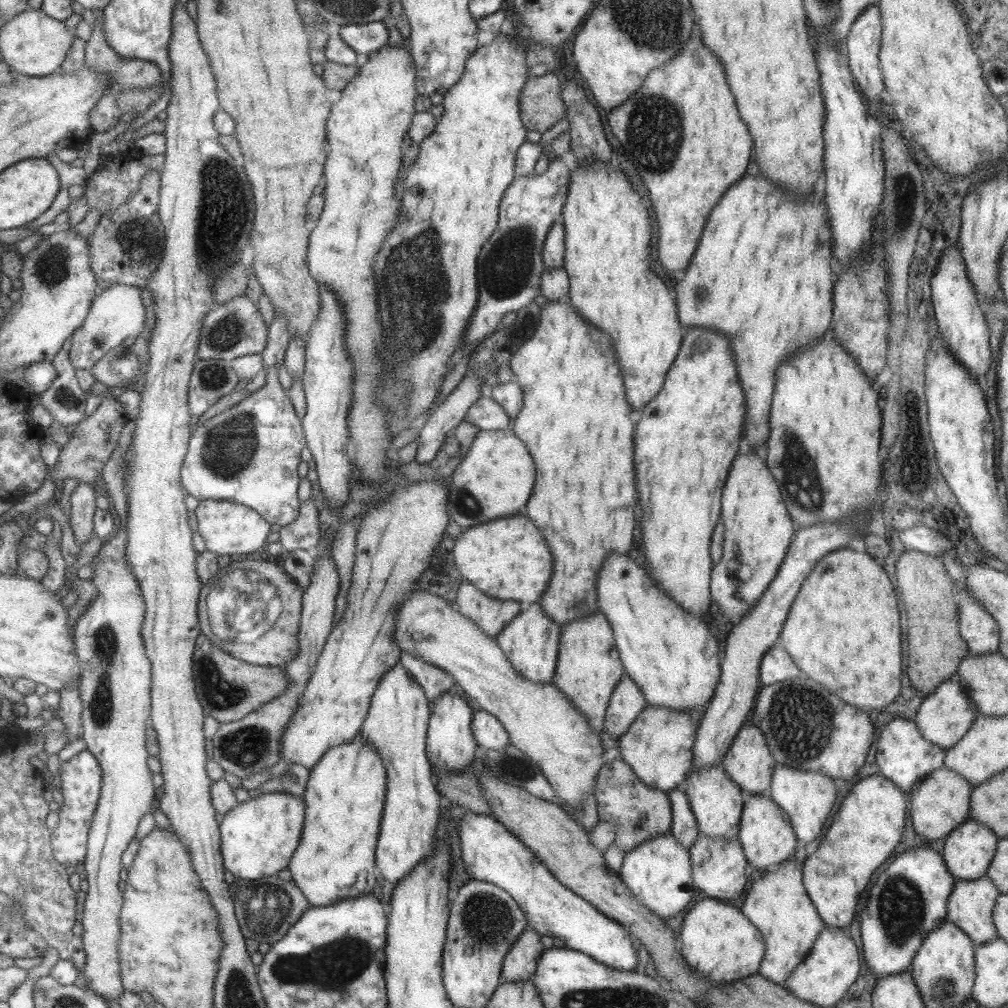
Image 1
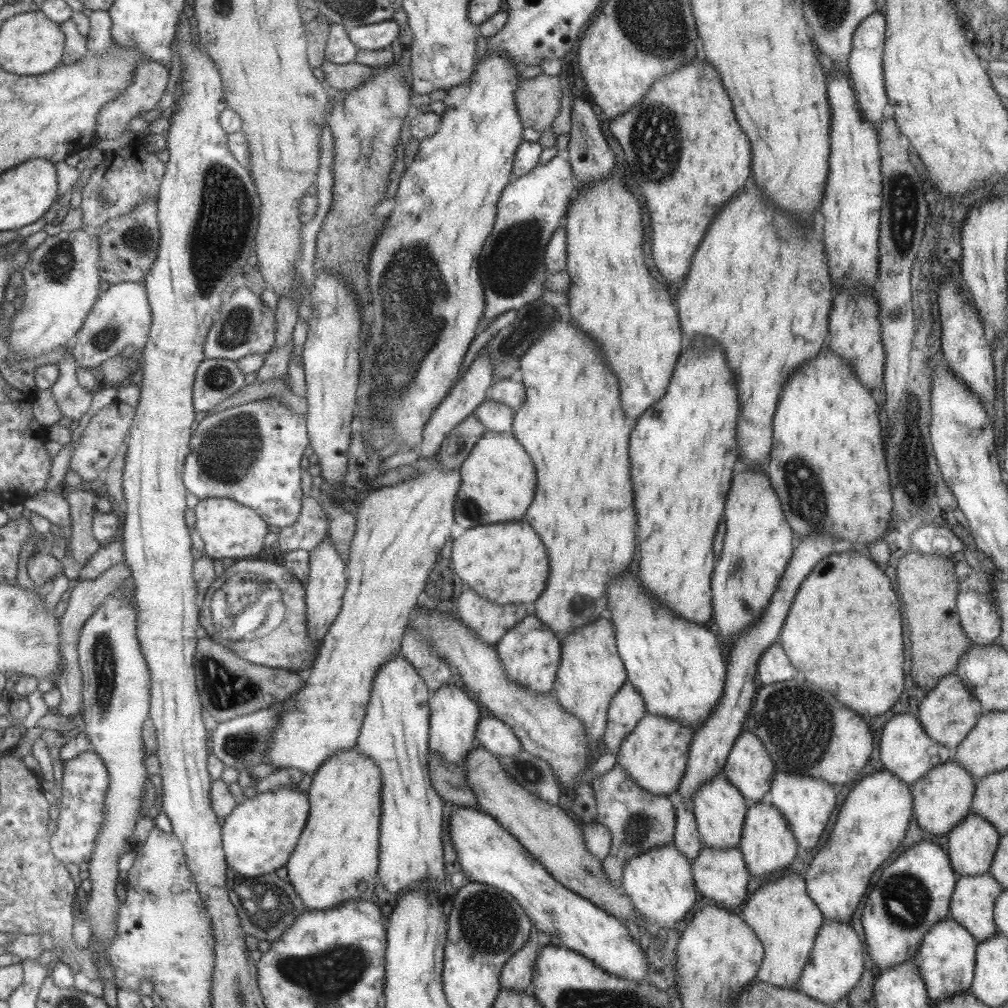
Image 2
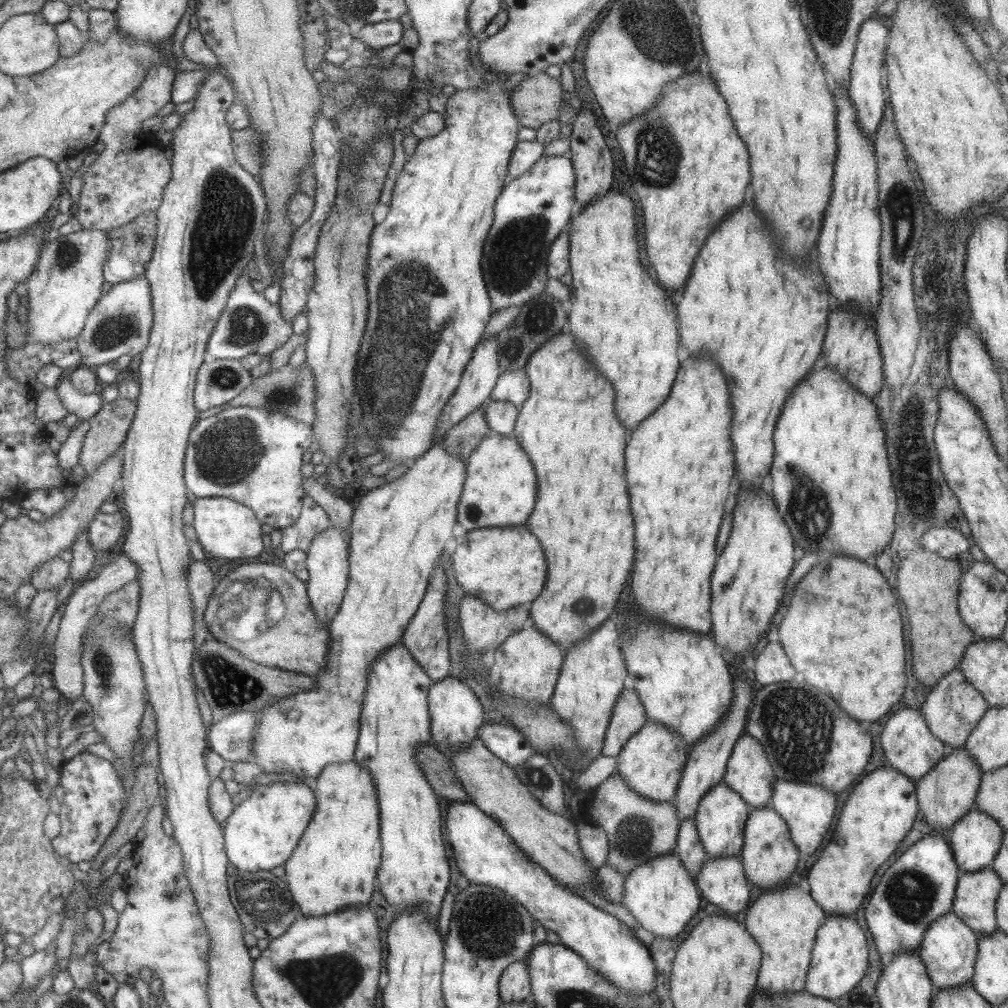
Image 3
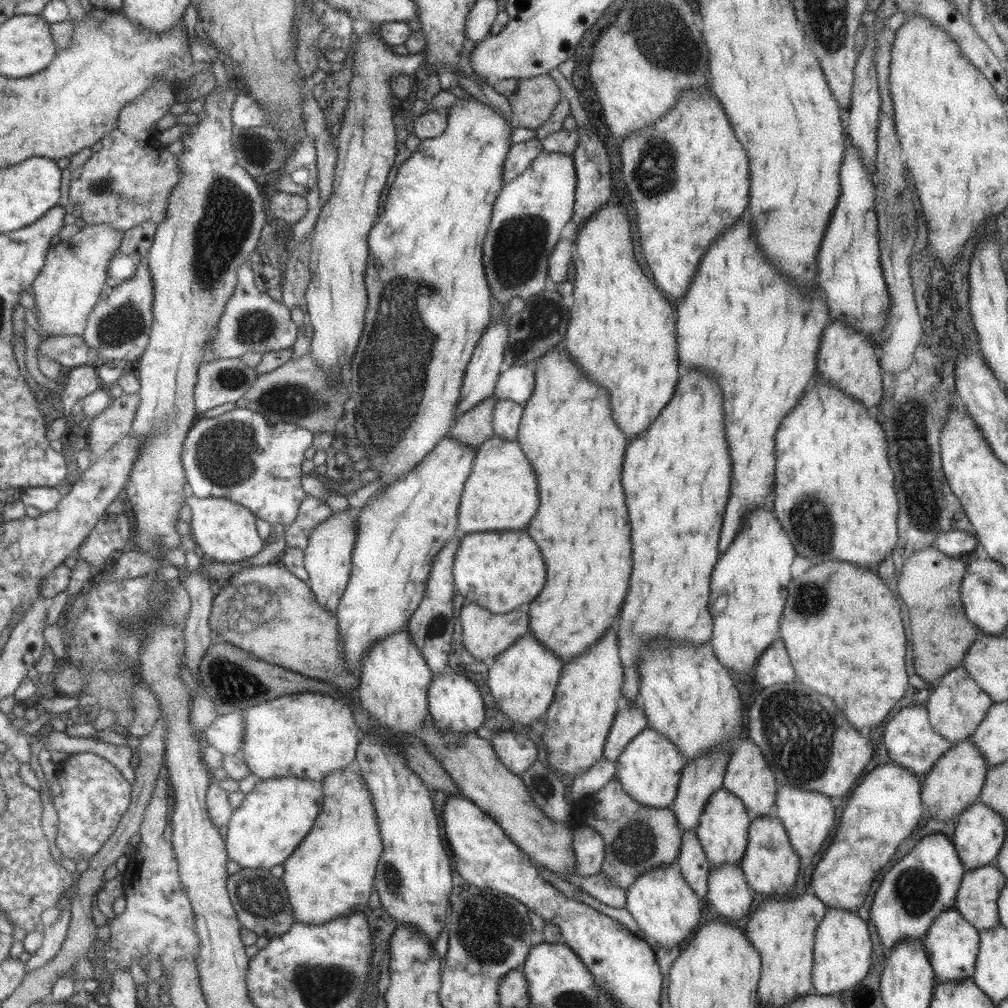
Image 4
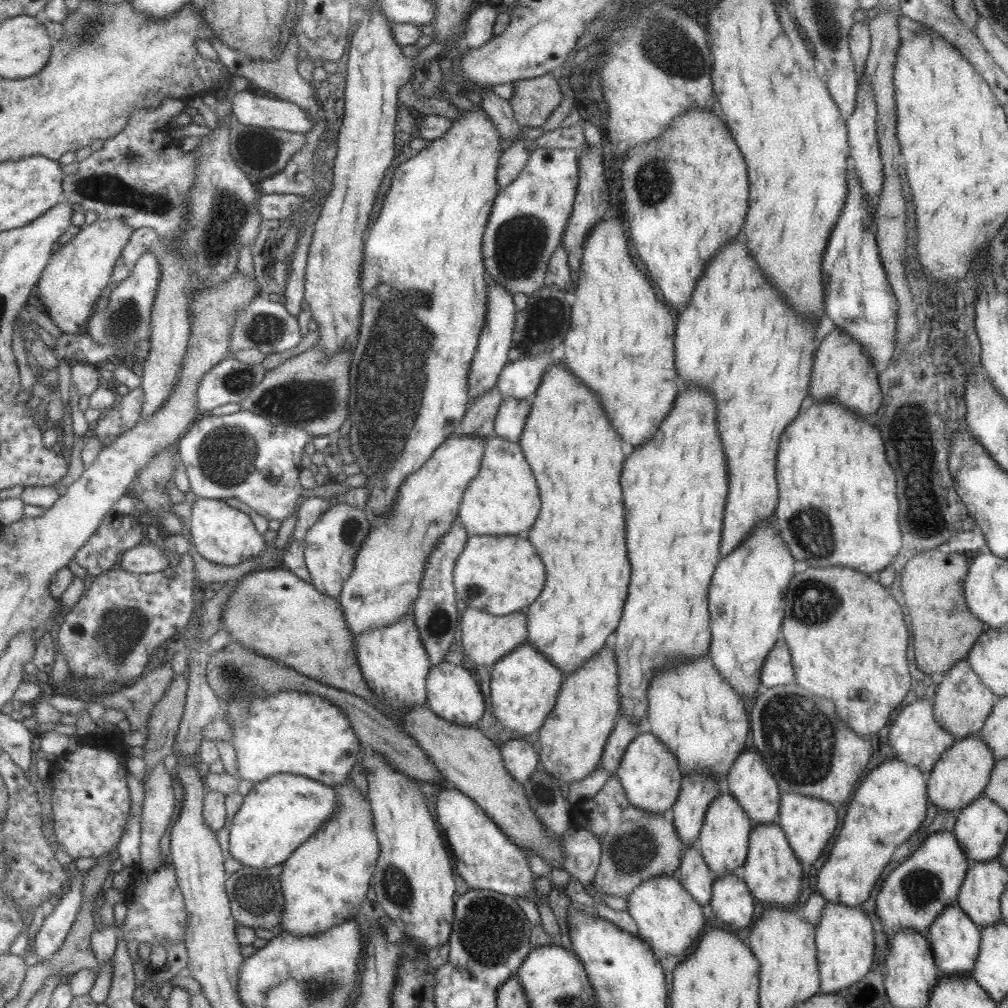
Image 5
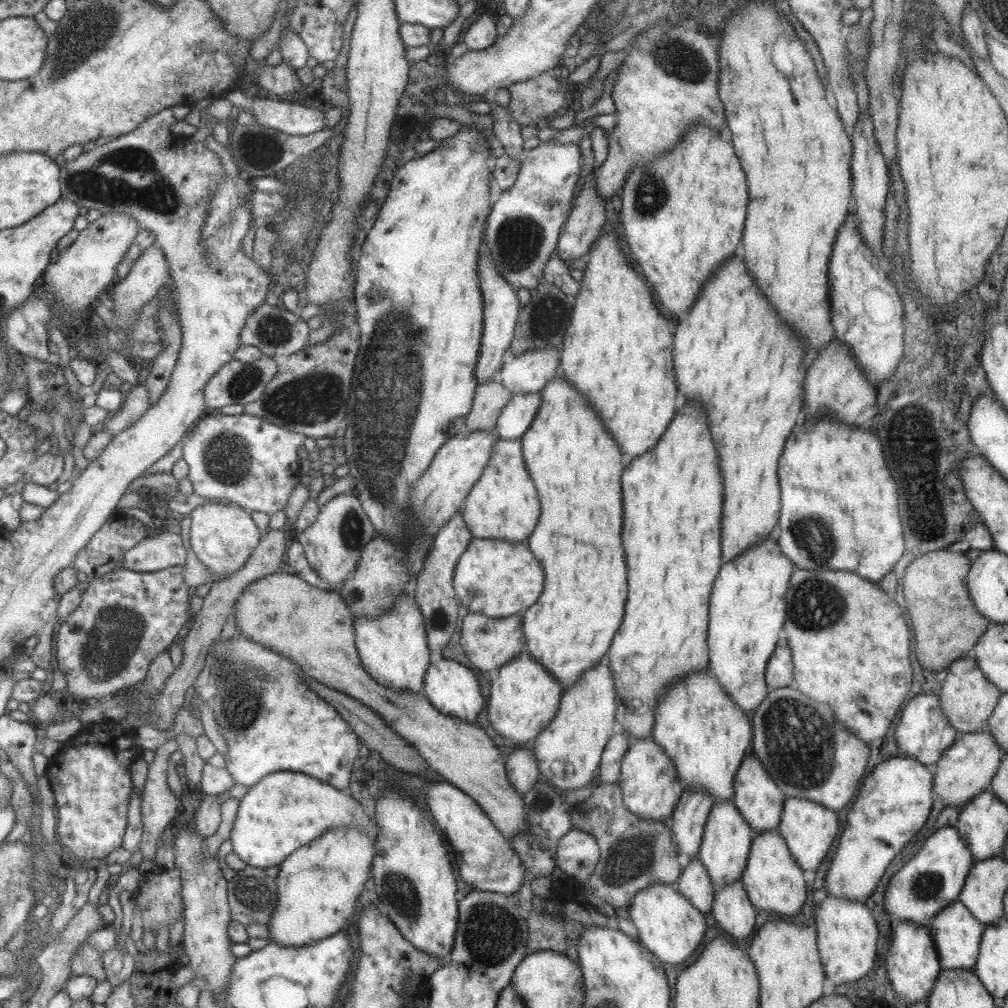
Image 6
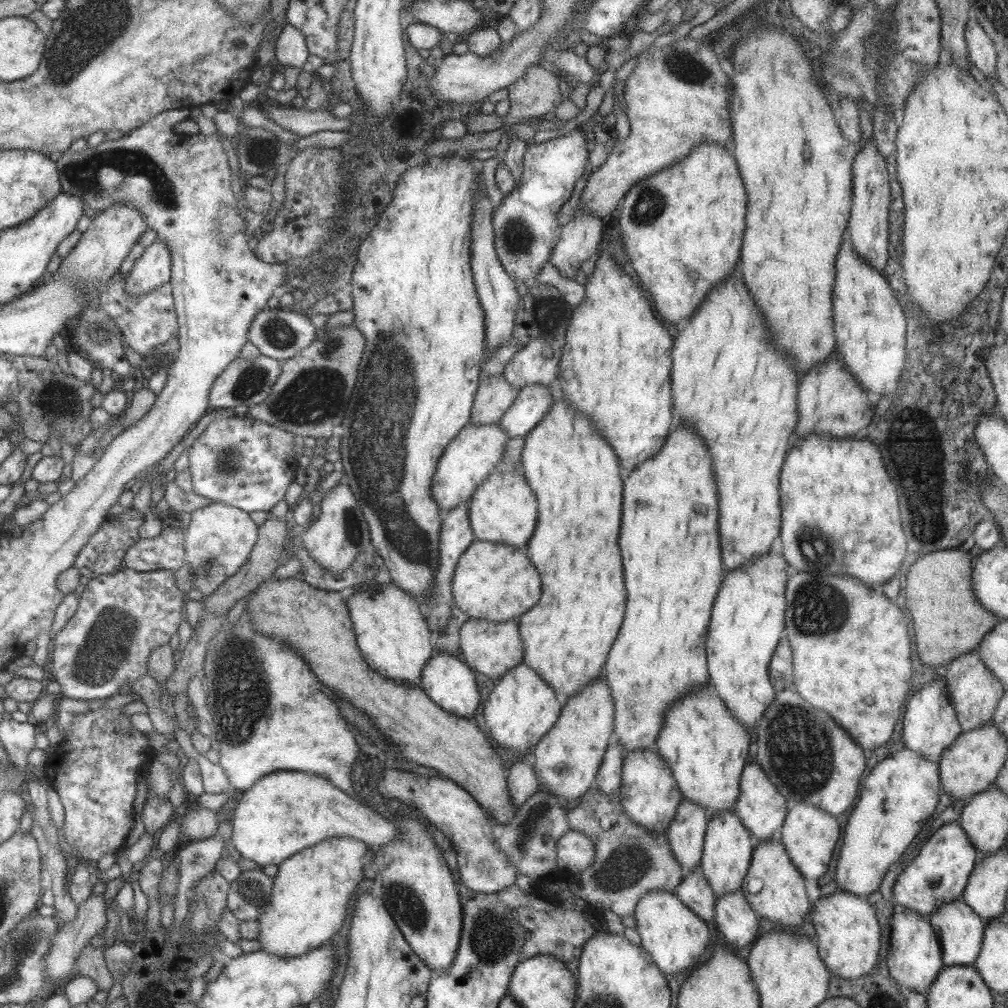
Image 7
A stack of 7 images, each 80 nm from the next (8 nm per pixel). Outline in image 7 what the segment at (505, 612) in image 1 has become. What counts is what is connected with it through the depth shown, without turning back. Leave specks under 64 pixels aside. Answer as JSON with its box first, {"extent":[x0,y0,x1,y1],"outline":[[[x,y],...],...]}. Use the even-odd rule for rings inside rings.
{"extent":[459,617,523,681],"outline":[[[467,617],[459,630],[459,642],[466,666],[493,681],[522,662],[523,643],[519,635],[517,620],[505,620],[505,622],[493,624]]]}

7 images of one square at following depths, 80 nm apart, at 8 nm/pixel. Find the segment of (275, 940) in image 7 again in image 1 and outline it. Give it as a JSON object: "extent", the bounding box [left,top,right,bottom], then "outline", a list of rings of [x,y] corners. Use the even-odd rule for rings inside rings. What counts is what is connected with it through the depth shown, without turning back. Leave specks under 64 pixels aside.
{"extent":[287,733,386,906],"outline":[[[361,733],[351,742],[328,748],[310,768],[302,798],[304,821],[297,848],[287,870],[291,881],[312,906],[327,906],[341,899],[371,893],[374,884],[374,852],[386,793],[386,772],[375,749],[363,742]]]}

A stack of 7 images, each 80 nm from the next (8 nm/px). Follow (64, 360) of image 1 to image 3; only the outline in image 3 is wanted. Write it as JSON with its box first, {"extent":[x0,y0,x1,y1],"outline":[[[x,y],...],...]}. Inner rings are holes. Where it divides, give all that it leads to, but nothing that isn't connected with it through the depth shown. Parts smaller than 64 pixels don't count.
{"extent":[55,379,103,420],"outline":[[[67,379],[59,380],[55,389],[63,408],[69,414],[75,414],[78,420],[91,418],[103,406],[99,394],[79,394],[79,390]]]}

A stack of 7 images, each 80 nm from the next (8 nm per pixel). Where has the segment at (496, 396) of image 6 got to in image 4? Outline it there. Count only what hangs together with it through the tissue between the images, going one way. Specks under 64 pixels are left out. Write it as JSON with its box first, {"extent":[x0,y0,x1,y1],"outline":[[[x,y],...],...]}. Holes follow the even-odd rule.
{"extent":[446,396,497,448],"outline":[[[491,396],[483,399],[471,410],[459,414],[455,422],[449,427],[446,436],[460,442],[460,444],[470,446],[470,448],[476,448],[485,442],[494,434],[492,412],[496,402],[497,399]]]}

